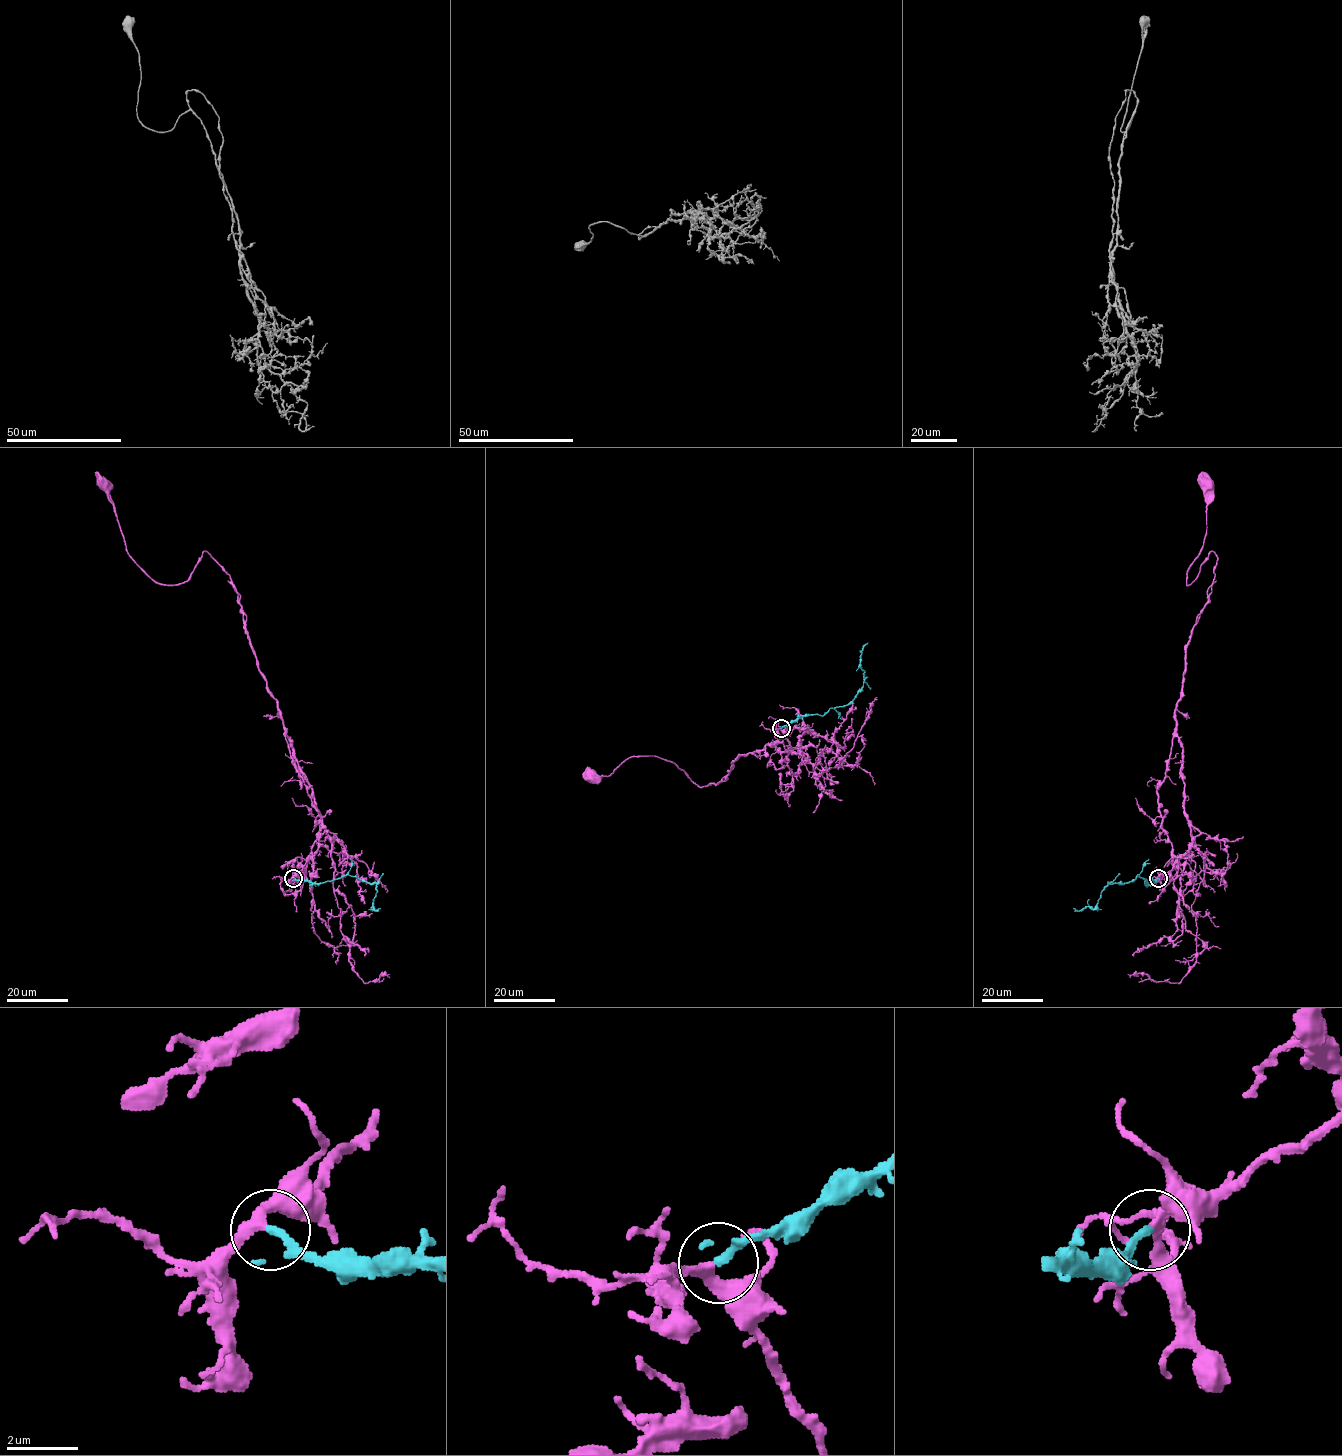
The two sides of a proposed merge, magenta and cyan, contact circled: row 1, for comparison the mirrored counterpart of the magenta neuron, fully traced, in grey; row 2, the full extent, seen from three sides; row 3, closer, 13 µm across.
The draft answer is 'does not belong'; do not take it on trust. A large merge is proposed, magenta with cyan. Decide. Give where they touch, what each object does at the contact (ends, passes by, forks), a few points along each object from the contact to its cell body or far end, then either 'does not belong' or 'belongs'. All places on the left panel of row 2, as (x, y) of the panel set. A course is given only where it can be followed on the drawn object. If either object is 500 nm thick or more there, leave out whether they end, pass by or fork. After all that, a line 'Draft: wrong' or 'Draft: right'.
place (293, 878); magenta passes by; cyan ends; course magenta (293, 878), (318, 847), (320, 817), (230, 576), (205, 551), (187, 580), (156, 583), (129, 554), (103, 484); course cyan (293, 878), (316, 883), (347, 875), (376, 883), (373, 909), (380, 908); belongs
Draft: wrong

